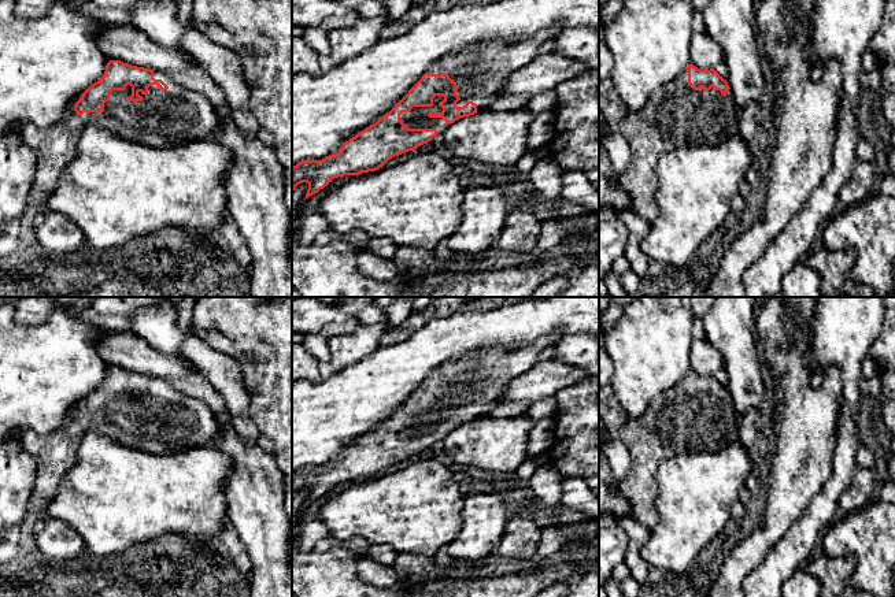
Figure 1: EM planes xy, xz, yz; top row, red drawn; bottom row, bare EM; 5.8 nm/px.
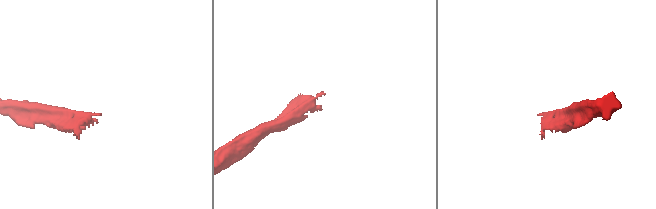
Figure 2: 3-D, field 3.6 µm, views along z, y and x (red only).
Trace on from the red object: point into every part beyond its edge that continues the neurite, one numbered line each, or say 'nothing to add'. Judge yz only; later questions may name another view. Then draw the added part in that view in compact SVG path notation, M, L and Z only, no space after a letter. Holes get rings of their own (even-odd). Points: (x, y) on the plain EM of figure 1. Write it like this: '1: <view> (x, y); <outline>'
1: yz (676, 422); M687 375L676 386L654 397L648 409L639 418L624 411L609 383L599 389L599 419L606 424L610 438L621 441L630 453L630 470L620 483L620 490L630 505L632 518L648 529L659 519L655 507L655 474L661 463L684 452L718 452L739 441L741 423L741 415L736 412L731 396L725 403L714 394L694 397L688 390Z

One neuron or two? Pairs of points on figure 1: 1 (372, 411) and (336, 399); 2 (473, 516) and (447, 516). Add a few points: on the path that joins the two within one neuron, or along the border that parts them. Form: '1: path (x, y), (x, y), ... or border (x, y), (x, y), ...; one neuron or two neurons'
1: path (363, 404), (344, 404); one neuron
2: border (465, 494), (461, 511), (461, 531), (447, 547); two neurons

